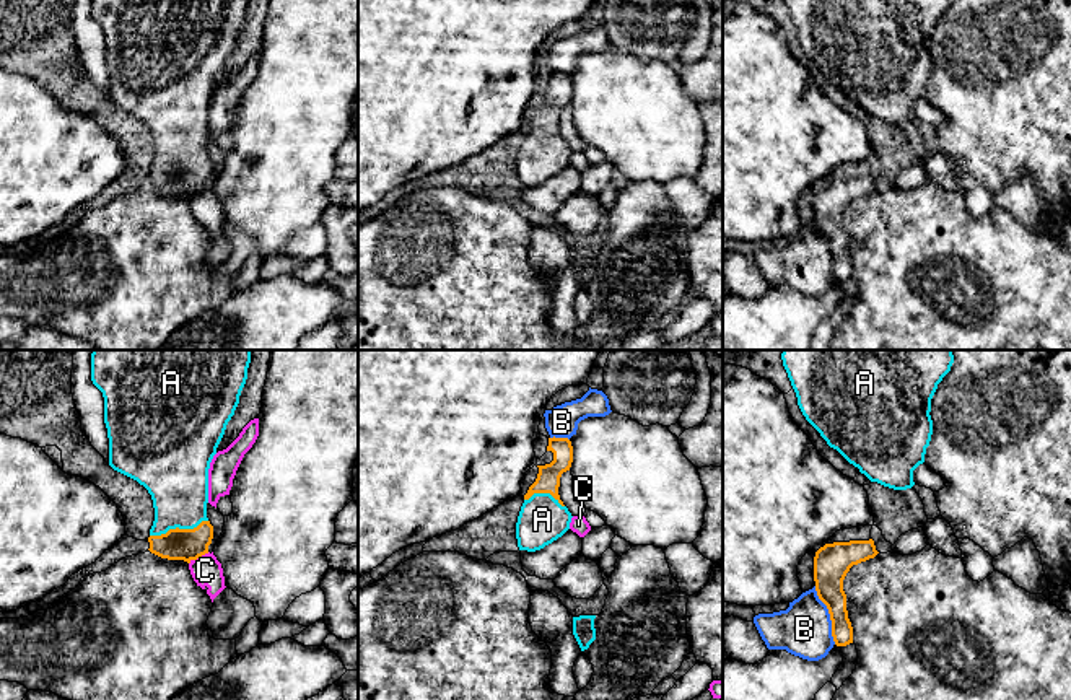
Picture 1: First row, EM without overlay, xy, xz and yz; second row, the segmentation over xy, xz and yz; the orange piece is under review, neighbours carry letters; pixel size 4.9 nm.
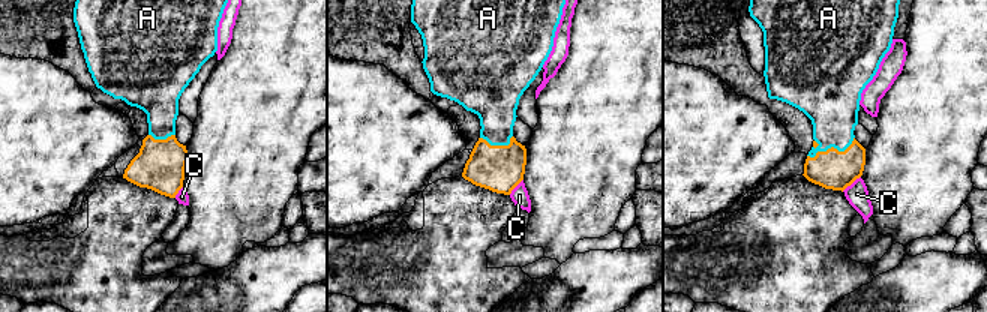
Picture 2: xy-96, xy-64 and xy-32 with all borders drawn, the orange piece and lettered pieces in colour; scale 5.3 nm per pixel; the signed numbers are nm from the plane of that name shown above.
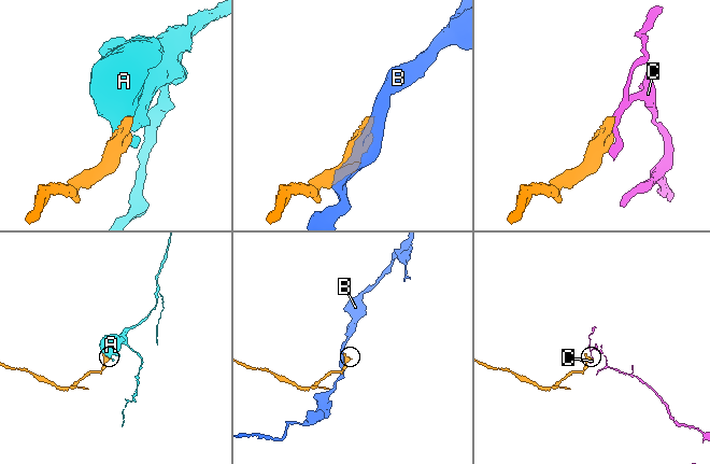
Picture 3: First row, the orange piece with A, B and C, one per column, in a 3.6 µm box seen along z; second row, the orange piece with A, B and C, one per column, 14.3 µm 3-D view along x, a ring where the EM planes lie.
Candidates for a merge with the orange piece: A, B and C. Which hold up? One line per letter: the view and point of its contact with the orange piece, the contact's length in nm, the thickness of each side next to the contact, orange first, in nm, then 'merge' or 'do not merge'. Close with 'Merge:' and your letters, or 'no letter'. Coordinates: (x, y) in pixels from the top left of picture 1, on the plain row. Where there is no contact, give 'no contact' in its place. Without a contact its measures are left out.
A: xy (178, 163) | 300 nm | 160/320 nm | merge
B: yz (830, 251) | 300 nm | 180/280 nm | do not merge
C: xy (199, 191) | 120 nm | 160/150 nm | do not merge
Merge: A

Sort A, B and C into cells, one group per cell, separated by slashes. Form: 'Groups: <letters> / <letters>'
Groups: A / B / C

